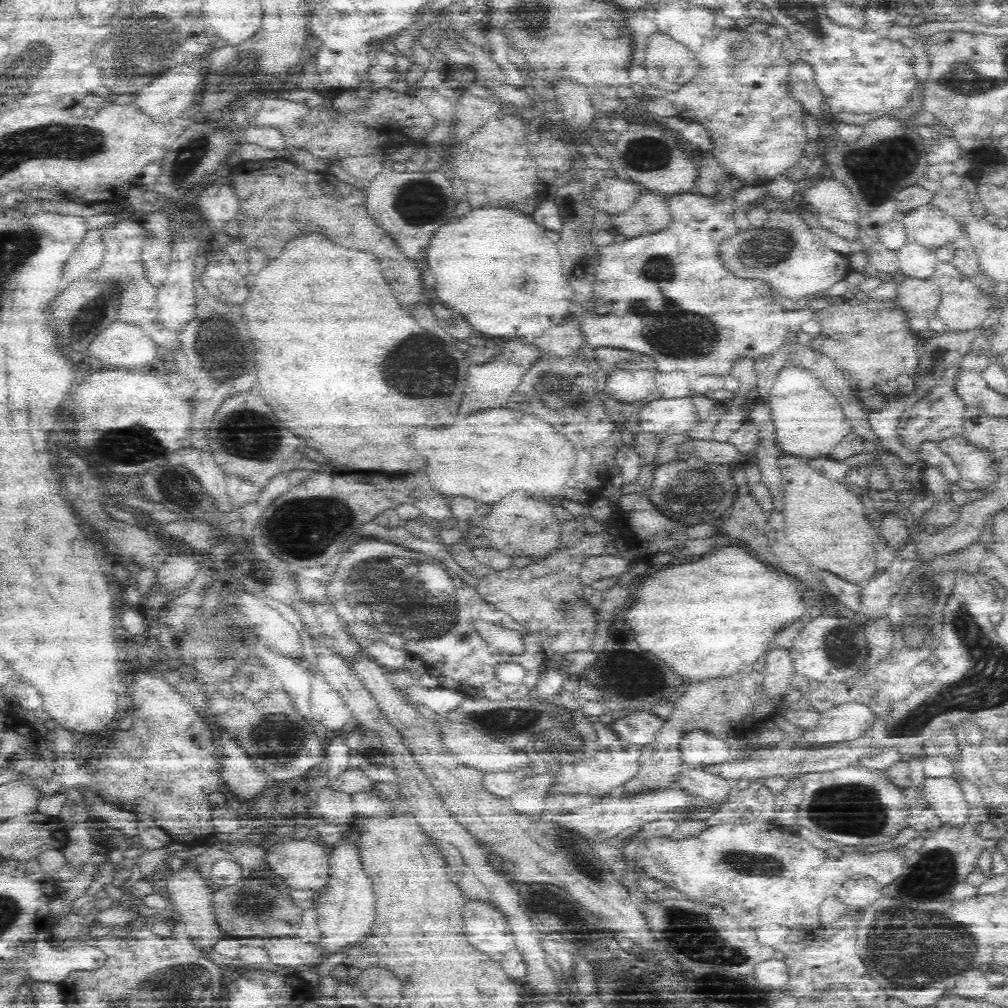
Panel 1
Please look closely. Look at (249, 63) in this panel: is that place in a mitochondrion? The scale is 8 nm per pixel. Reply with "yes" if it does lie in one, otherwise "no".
yes

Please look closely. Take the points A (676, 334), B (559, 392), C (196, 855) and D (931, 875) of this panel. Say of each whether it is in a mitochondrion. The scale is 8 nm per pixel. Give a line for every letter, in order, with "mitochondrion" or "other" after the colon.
A: mitochondrion
B: mitochondrion
C: other
D: mitochondrion

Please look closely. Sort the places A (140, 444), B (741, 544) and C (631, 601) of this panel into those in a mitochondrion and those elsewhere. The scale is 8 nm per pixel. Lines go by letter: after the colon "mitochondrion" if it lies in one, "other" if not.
A: mitochondrion
B: other
C: other

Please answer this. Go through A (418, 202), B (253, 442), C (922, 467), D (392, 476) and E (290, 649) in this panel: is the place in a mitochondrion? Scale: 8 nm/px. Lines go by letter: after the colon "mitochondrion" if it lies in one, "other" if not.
A: mitochondrion
B: mitochondrion
C: other
D: other
E: other

